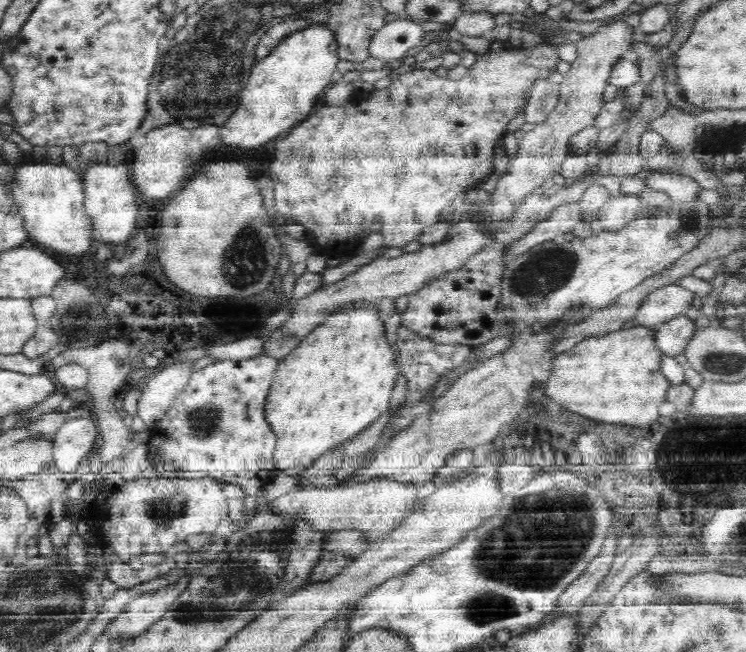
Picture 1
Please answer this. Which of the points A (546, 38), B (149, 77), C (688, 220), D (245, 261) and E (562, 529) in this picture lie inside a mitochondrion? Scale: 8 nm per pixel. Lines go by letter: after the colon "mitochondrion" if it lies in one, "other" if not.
A: other
B: mitochondrion
C: mitochondrion
D: mitochondrion
E: mitochondrion

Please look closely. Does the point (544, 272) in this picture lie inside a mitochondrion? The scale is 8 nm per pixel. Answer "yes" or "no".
yes

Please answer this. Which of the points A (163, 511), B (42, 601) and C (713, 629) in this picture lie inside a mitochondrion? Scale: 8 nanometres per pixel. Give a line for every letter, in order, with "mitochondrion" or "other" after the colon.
A: mitochondrion
B: mitochondrion
C: mitochondrion

